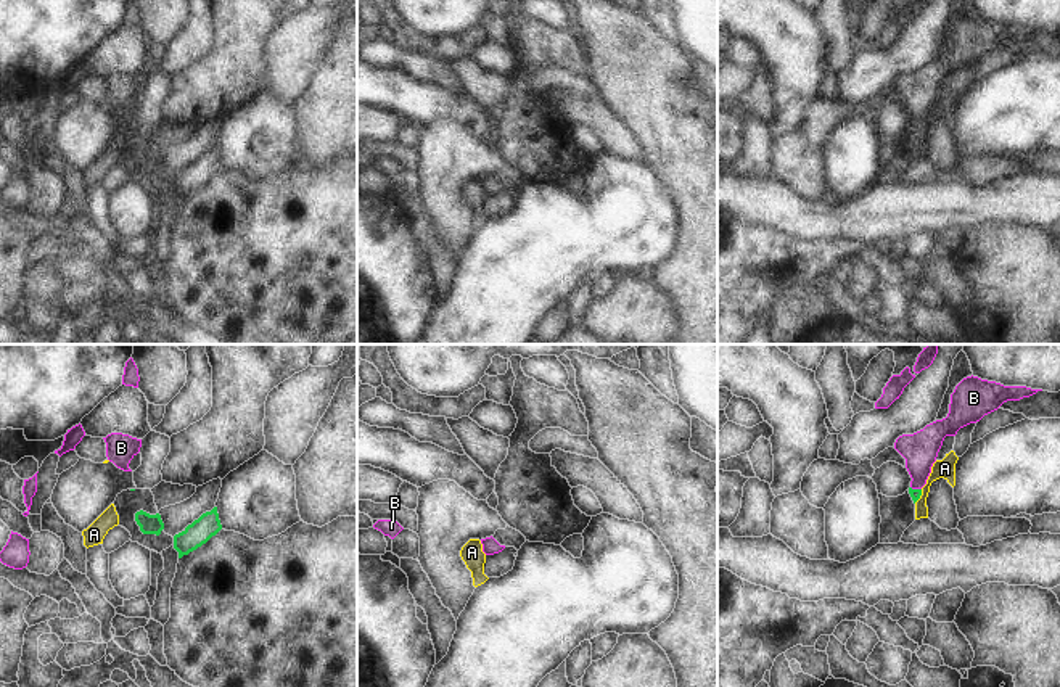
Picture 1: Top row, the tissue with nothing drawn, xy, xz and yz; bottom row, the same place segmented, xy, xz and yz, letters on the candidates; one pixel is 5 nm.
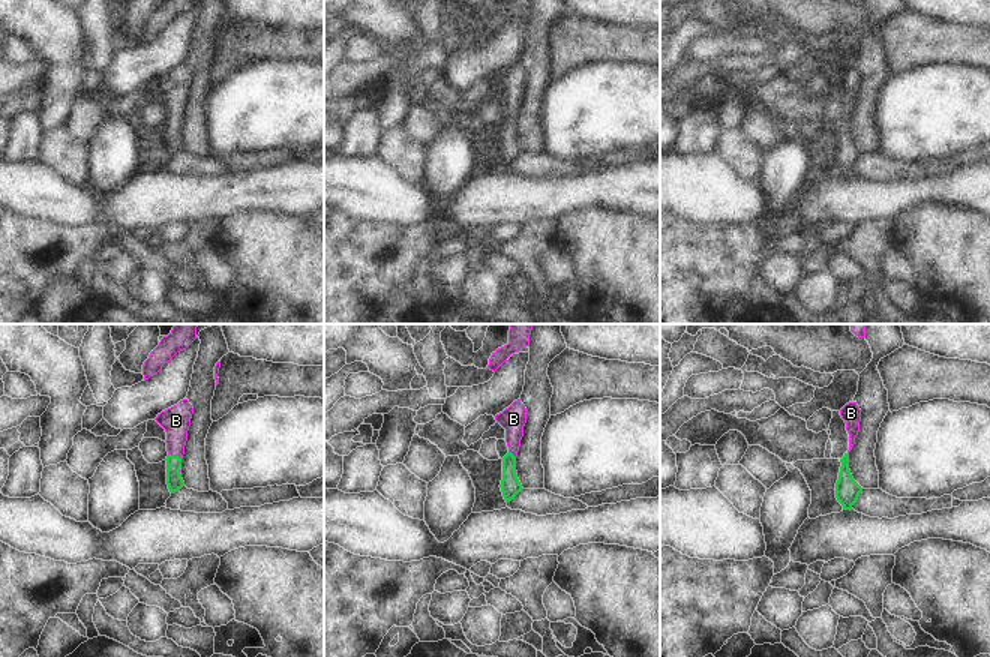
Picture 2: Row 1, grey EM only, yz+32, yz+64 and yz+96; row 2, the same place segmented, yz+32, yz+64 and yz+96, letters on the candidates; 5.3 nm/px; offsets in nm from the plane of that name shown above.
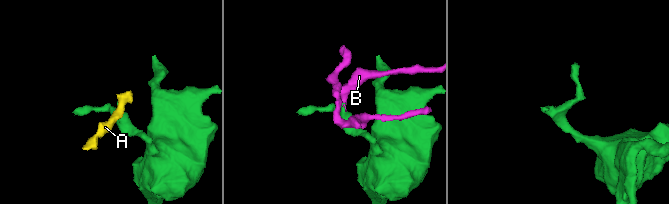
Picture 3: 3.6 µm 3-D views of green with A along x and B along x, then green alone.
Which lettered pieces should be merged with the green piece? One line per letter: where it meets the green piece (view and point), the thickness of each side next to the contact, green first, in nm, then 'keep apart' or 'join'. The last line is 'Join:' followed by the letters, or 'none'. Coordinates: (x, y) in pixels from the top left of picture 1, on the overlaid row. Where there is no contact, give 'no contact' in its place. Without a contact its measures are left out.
A: contact yz (920, 494); calibres 50 and 100 nm; keep apart
B: contact yz (916, 489); calibres 50 and 180 nm; join
Join: B

